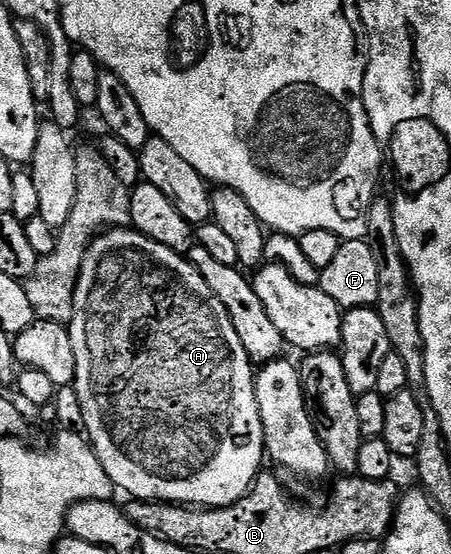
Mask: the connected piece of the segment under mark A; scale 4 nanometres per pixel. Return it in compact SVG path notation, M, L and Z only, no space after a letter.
M131 226L113 228L96 236L87 248L81 274L77 278L69 331L73 342L73 358L77 358L73 387L81 402L85 436L116 489L123 491L124 488L128 497L136 500L158 500L165 504L201 508L224 508L235 504L251 489L265 461L261 412L257 410L255 393L256 369L245 354L245 346L241 346L241 338L237 338L237 330L233 330L233 322L225 306L221 306L221 298L209 290L209 282L201 278L199 269L184 253L169 250L169 246L161 246L161 242L153 242L153 238L136 232Z

